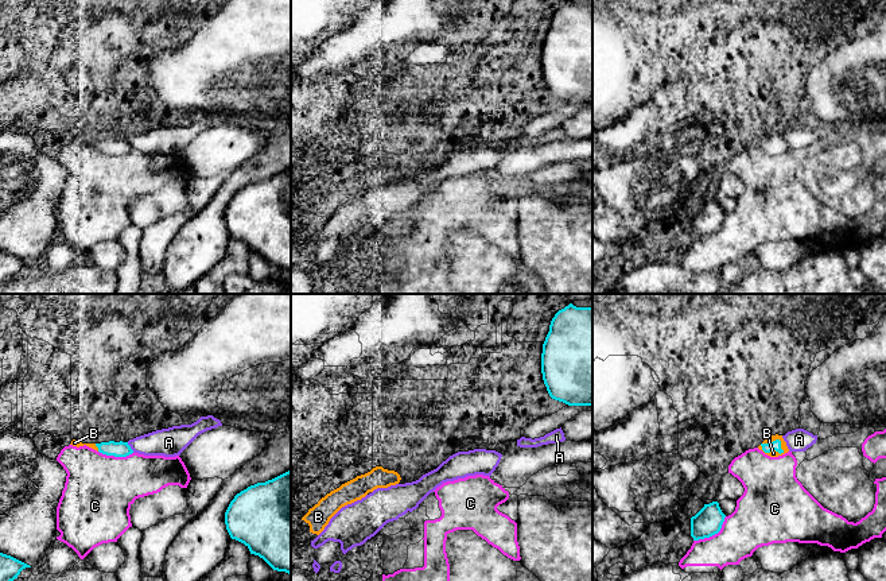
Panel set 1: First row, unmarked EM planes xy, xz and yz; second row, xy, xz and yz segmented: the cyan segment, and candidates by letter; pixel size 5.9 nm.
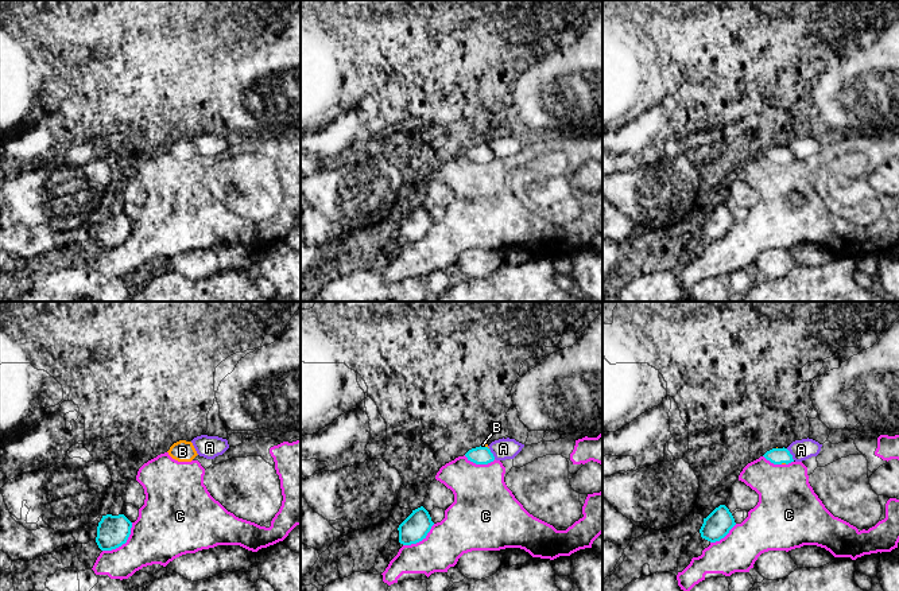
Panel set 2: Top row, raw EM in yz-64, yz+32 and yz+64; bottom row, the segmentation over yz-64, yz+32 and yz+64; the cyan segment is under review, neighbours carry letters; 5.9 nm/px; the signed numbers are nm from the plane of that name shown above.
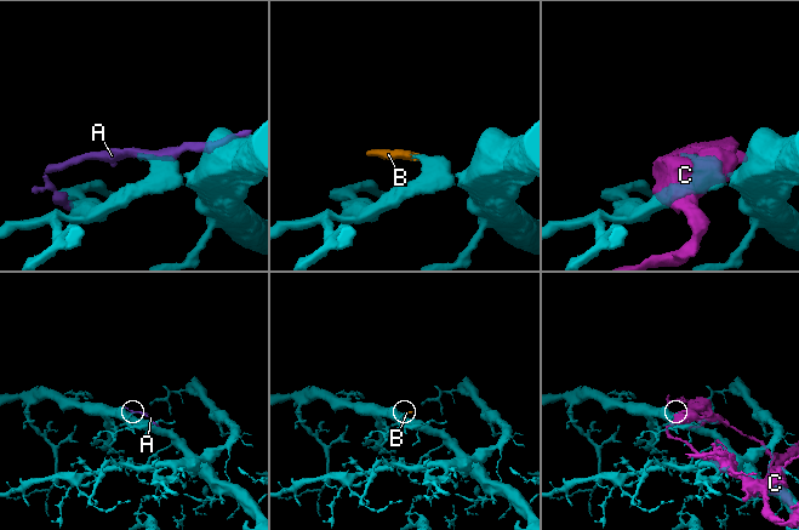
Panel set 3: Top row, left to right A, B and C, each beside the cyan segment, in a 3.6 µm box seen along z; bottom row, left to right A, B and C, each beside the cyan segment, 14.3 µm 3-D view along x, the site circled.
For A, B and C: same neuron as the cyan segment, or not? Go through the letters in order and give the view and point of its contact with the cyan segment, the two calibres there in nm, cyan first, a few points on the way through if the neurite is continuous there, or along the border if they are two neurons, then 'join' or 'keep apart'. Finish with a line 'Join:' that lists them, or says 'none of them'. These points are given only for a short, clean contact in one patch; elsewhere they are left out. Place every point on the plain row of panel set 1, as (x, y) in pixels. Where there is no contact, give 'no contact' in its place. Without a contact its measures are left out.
A: meets cyan in xy at (129, 146); 100 nm thick on the cyan side, 170 nm on the other; keep apart
B: meets cyan in yz at (772, 147); 60 nm thick on the cyan side, 50 nm on the other; join
C: meets cyan in yz at (712, 232); 170 nm thick on the cyan side, 280 nm on the other; keep apart
Join: B

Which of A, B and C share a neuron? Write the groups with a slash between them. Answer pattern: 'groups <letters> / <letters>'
groups A / B / C

